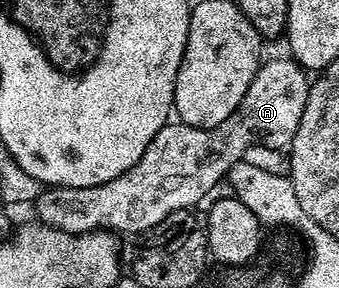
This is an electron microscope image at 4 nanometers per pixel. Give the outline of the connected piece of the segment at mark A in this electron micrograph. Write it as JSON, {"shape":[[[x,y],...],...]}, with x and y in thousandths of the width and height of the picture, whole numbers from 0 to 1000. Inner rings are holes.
{"shape":[[[841,201],[782,208],[723,316],[720,344],[637,441],[569,444],[499,420],[366,608],[283,649],[150,646],[121,660],[100,701],[109,764],[201,809],[319,799],[354,816],[416,816],[522,729],[569,722],[608,663],[664,618],[690,566],[717,556],[714,517],[743,503],[853,514],[906,365],[917,285],[876,212]]]}

